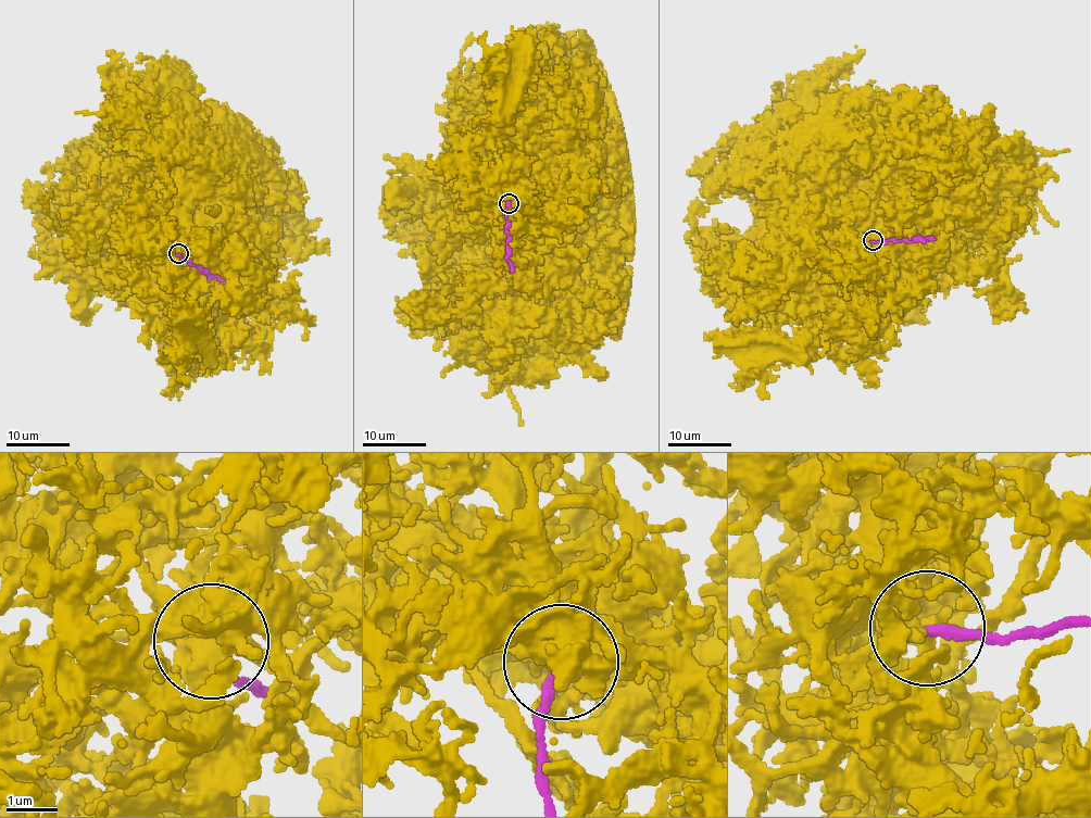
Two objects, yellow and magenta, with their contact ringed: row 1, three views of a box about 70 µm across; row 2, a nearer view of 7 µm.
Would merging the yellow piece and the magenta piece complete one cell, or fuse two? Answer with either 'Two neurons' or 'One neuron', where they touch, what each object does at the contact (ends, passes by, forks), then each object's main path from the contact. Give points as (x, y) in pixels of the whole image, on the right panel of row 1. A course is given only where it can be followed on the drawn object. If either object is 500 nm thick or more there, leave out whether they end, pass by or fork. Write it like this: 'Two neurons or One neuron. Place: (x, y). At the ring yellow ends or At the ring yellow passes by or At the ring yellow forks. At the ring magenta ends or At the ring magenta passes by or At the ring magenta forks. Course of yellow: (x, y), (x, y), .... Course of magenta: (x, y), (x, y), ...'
Two neurons. Place: (873, 240). At the ring yellow forks. At the ring magenta ends. Course of yellow: (870, 241), (858, 233), (850, 234), (791, 181), (759, 180), (715, 153), (692, 173), (702, 175). Course of magenta: (872, 241), (920, 238), (924, 241), (933, 238)

